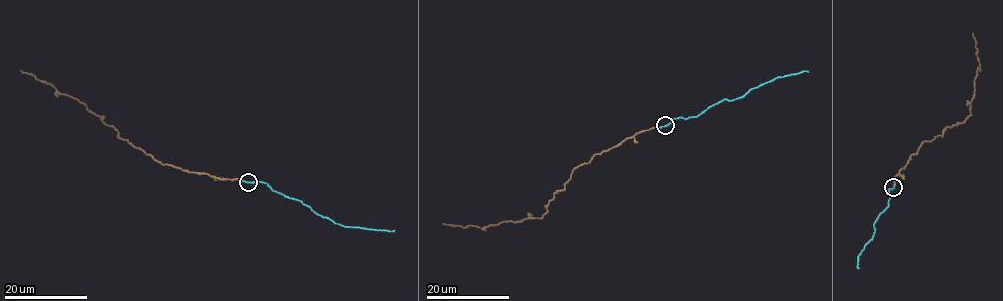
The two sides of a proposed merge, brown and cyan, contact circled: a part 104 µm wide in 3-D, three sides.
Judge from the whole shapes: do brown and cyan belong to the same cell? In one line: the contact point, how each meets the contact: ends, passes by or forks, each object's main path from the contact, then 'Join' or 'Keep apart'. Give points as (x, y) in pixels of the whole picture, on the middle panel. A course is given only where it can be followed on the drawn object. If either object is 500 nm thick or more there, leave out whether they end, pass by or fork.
Place: (665, 125). At the ring brown passes by. At the ring cyan passes by. Course of brown: (665, 126), (640, 131), (574, 169), (540, 218), (504, 221), (483, 228), (443, 223). Course of cyan: (665, 125), (674, 119), (699, 116), (724, 99), (741, 97), (752, 88), (778, 77), (808, 72). Join

